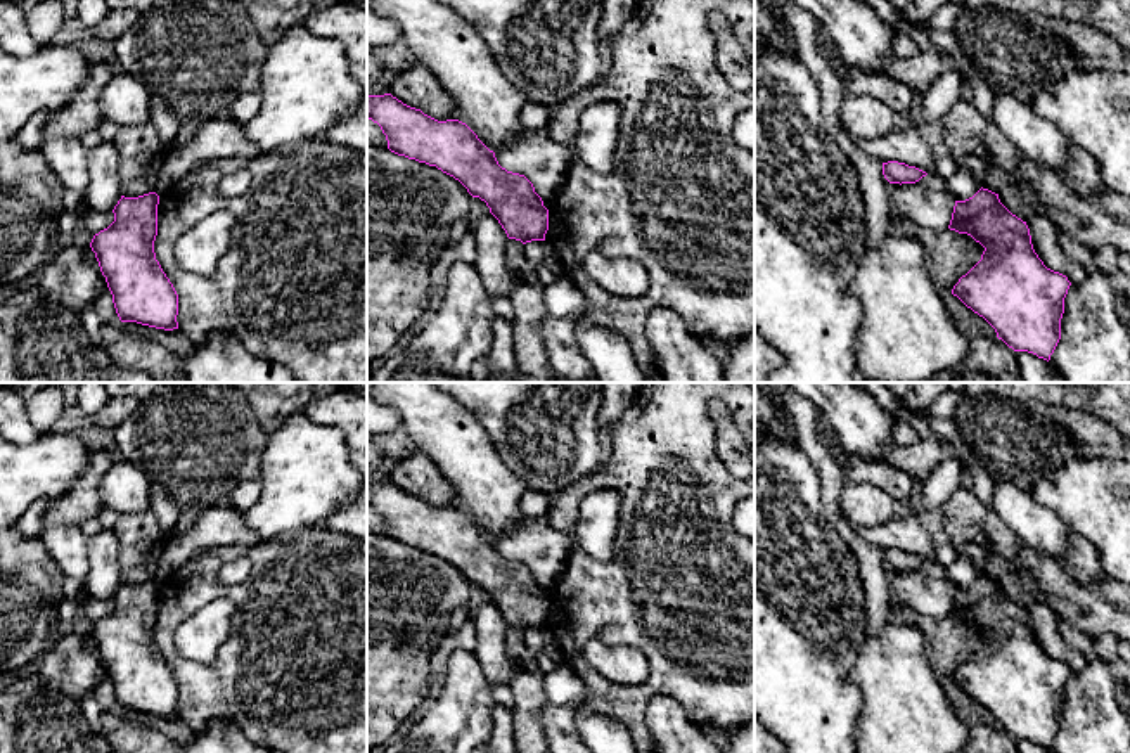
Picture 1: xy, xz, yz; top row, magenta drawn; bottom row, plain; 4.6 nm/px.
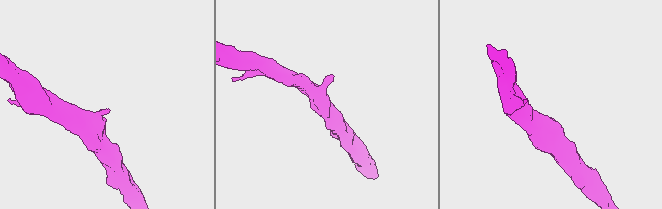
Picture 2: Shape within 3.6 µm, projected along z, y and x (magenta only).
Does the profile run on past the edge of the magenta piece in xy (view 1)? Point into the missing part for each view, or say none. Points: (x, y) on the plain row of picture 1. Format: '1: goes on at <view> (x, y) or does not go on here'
1: does not go on here

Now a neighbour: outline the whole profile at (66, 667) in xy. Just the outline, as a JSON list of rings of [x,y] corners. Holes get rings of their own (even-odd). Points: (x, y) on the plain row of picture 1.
[[[67,632],[50,640],[35,661],[42,685],[71,701],[81,703],[95,694],[100,682],[109,677],[99,649],[87,649],[87,634]]]

